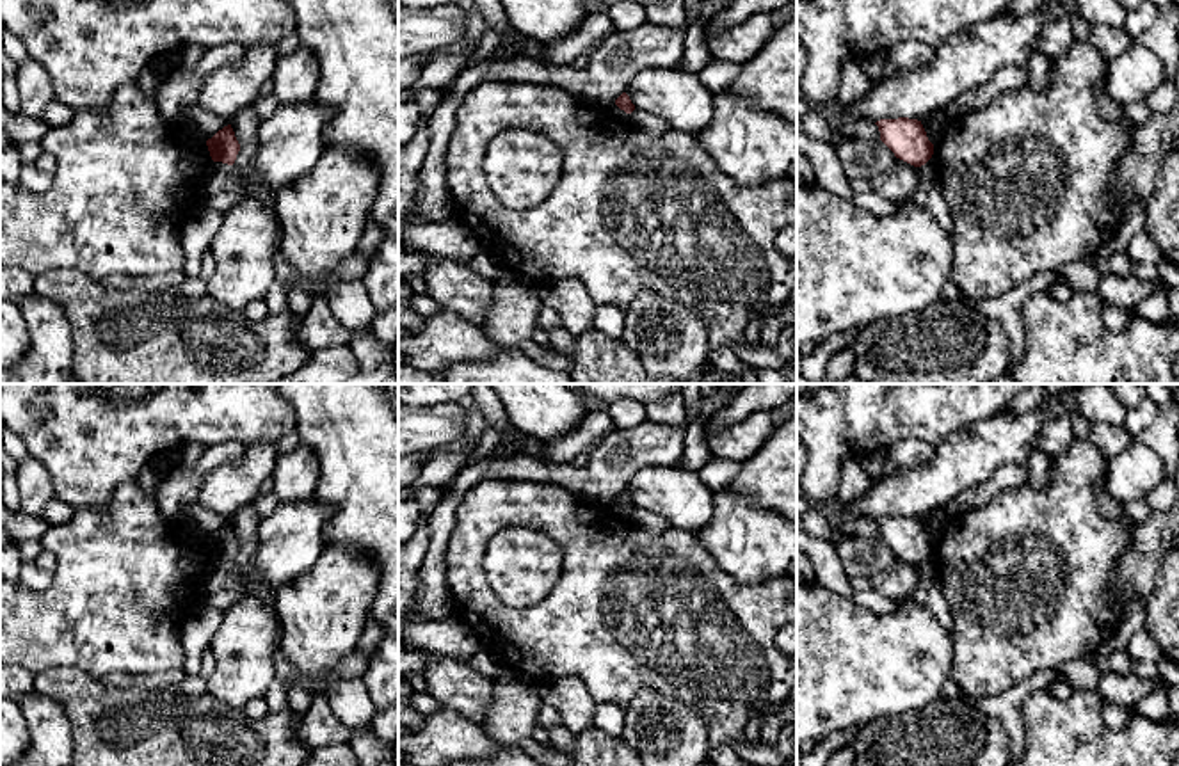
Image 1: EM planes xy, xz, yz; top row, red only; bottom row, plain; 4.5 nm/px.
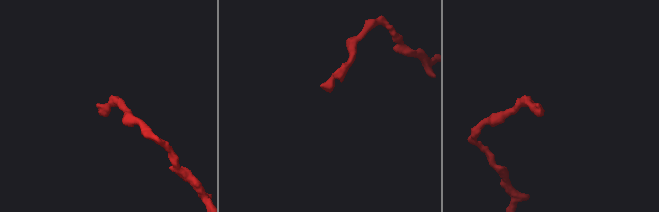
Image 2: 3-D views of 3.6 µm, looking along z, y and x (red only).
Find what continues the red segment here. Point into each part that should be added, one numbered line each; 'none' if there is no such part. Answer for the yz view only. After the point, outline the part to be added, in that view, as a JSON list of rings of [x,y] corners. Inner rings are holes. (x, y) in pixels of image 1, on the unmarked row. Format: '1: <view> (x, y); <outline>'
none

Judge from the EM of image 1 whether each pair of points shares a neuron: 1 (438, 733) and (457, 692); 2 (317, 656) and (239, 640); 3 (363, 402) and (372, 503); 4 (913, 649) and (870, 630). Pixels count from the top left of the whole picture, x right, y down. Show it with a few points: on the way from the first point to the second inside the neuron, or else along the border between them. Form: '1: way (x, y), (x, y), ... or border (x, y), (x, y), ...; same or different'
1: border (441, 704), (477, 724); different
2: border (274, 603), (281, 644); different
3: way (372, 427), (372, 478); same
4: way (902, 649), (890, 649), (881, 640); same

